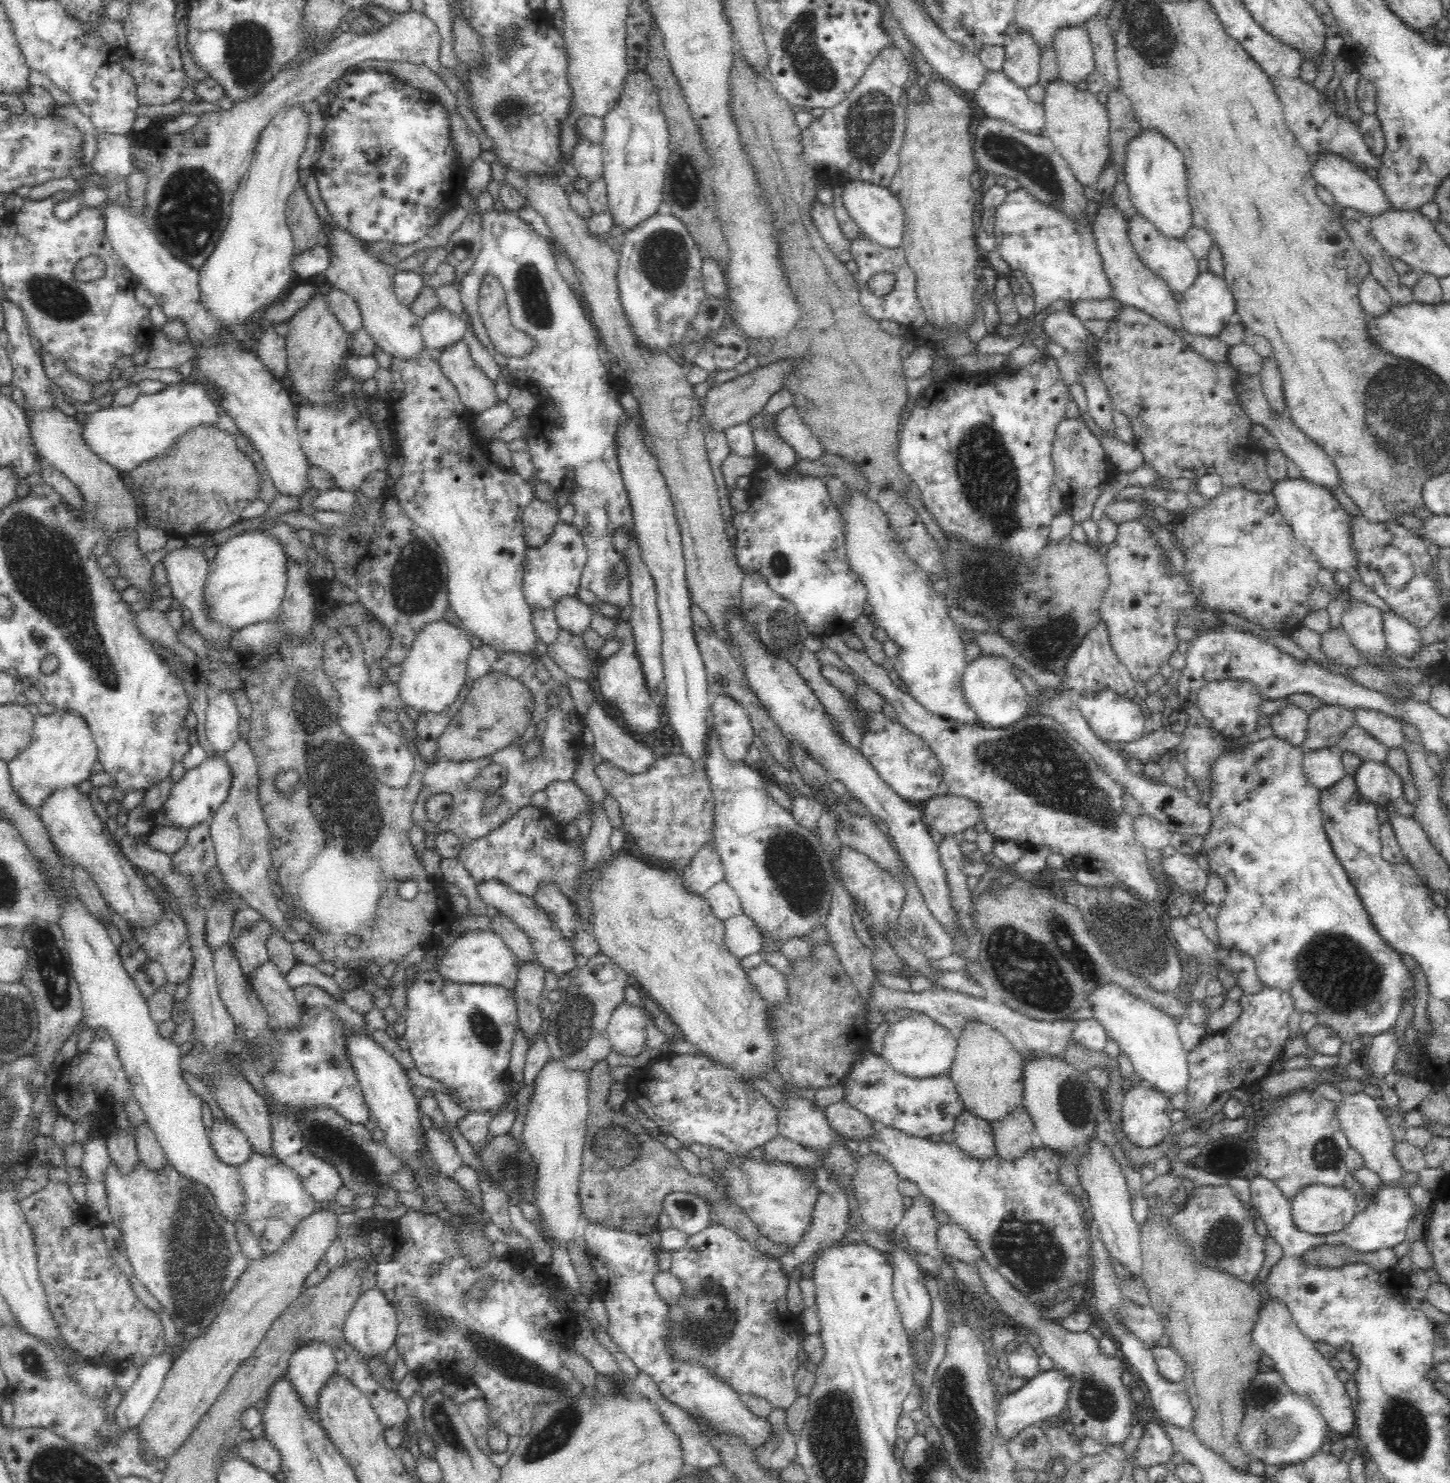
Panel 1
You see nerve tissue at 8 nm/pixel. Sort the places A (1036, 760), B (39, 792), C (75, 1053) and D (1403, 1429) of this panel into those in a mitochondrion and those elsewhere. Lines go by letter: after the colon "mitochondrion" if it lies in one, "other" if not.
A: mitochondrion
B: other
C: other
D: mitochondrion

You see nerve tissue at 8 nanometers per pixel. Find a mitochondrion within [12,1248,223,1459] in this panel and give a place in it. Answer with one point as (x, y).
(35, 1364)

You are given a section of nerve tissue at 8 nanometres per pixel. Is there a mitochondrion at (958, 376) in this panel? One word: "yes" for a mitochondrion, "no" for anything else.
no

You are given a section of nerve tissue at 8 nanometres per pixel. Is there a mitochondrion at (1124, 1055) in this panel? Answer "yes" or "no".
no

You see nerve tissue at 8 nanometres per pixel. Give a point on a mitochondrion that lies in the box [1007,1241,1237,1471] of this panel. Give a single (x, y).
(1094, 1399)

